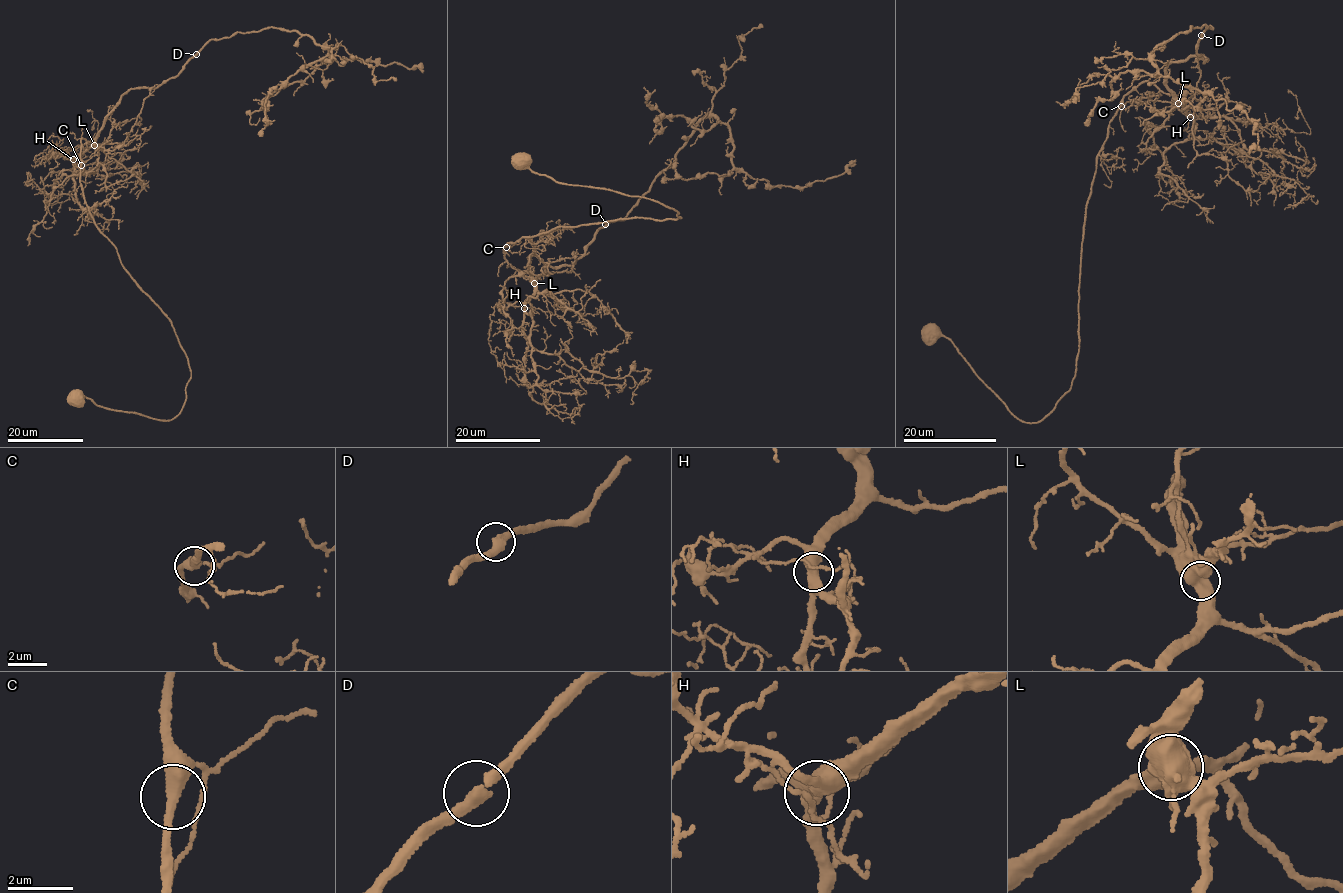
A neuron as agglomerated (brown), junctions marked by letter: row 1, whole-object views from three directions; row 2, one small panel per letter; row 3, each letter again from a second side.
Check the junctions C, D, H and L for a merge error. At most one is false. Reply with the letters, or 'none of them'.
none of them

